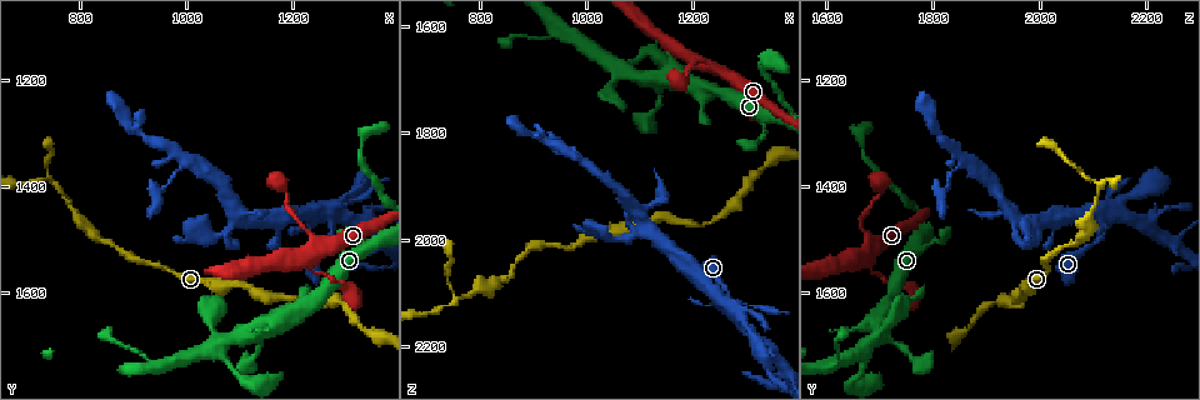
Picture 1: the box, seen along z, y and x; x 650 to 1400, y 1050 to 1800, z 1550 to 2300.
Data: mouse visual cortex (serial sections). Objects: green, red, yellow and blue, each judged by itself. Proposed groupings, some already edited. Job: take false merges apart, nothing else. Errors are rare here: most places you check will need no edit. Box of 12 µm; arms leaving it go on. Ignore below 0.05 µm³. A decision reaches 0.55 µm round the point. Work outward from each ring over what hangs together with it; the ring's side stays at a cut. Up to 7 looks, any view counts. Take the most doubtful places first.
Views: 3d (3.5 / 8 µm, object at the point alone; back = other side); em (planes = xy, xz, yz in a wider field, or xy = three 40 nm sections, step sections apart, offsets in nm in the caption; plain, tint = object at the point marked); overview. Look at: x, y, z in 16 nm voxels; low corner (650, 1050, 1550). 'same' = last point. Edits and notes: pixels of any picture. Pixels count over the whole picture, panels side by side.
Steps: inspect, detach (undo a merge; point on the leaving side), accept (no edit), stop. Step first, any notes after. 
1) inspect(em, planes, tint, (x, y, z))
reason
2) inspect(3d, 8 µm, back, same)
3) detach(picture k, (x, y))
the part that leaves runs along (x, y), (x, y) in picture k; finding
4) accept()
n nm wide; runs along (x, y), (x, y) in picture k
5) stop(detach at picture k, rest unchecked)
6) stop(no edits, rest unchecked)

inspect(3d, 3.5 µm, (1245, 1555, 1690))
narrows sharply

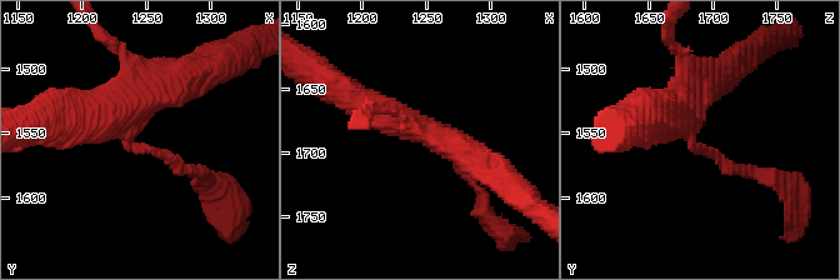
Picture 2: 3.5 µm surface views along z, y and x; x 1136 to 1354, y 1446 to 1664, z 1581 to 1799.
inspect(em, xy, step 5, tint, (1246, 1560, 1690))
now the EM

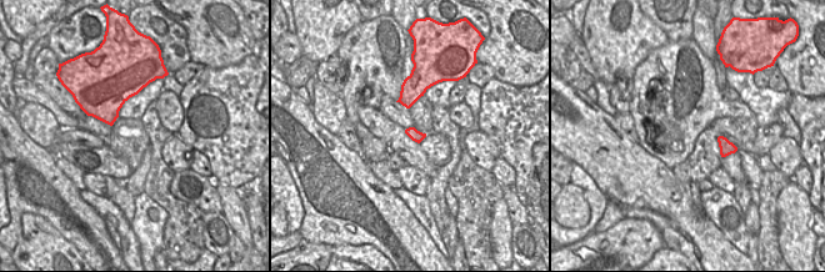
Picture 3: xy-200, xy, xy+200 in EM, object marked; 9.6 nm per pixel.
accept()
arms of 100, 350 nm; runs along (701, 90), (691, 136), (749, 171) in picture 2; continuous, no second cell

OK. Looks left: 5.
inspect(3d, 8 µm, (755, 1400, 2115))
three arms meet

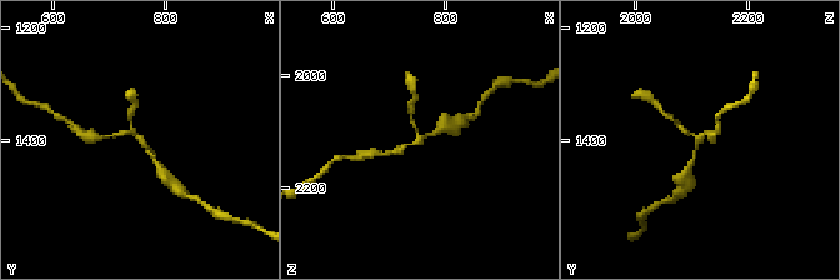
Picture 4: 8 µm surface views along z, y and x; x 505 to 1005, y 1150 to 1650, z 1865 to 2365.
inspect(em, planes, tint, (755, 1400, 2115))
3 arms; arms of 100, 150, 150 nm; need the tissue

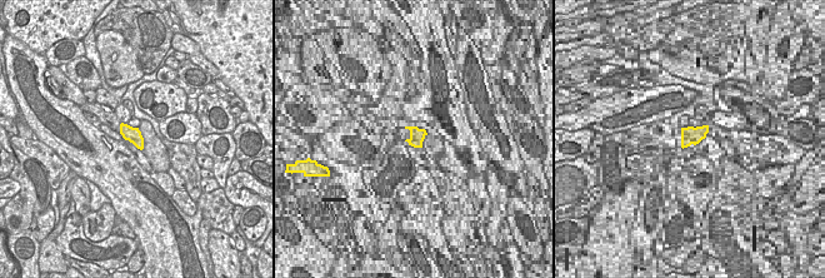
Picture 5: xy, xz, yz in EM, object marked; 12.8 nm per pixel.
accept()
runs along (160, 168), (130, 128), (130, 118) in picture 4; all the same cell

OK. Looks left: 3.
inspect(3d, 3.5 µm, (1265, 1455, 2135))
four arms meet

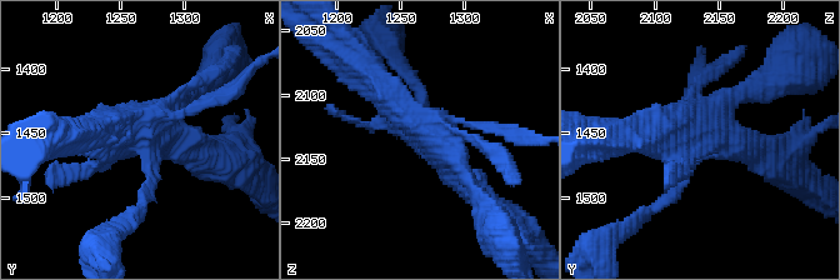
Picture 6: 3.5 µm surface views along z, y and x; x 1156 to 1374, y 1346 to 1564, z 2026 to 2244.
inspect(em, xy, step 5, tint, (1268, 1452, 2134))
shape alone is not enough

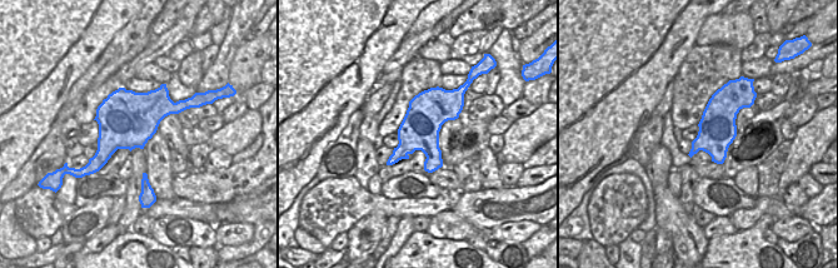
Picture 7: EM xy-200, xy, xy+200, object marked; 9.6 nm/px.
accept()
runs along (660, 206), (695, 138), (679, 119), (640, 130) in picture 6; continuous, no second cell

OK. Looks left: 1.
stop(no edits, rest unchecked)

